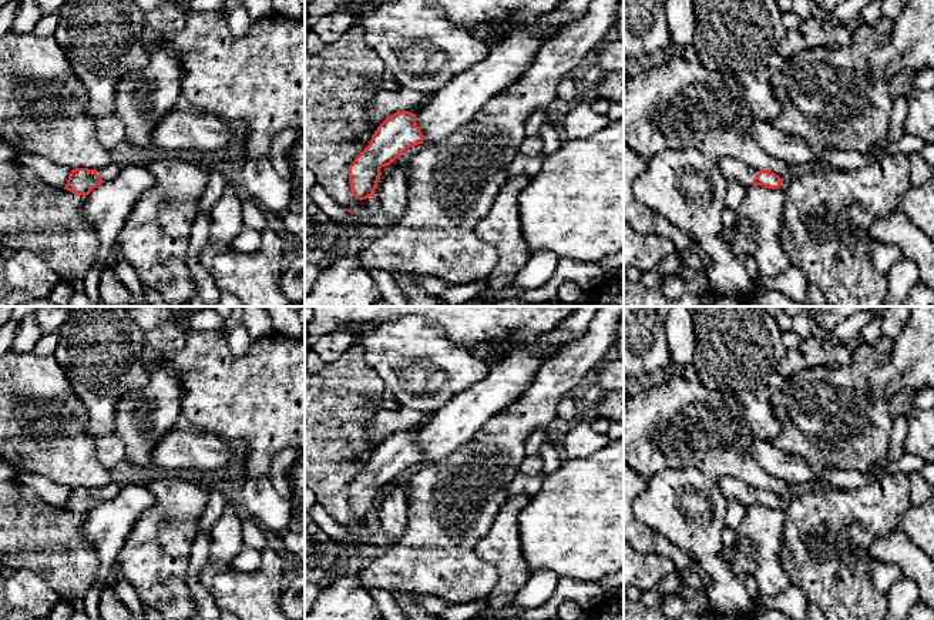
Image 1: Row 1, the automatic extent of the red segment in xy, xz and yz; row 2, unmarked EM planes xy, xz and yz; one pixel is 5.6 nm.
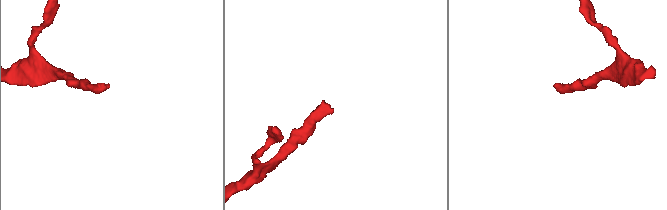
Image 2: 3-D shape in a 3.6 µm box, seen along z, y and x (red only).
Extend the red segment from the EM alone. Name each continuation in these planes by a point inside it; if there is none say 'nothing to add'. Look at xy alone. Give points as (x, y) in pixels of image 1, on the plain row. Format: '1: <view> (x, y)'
1: xy (111, 489)

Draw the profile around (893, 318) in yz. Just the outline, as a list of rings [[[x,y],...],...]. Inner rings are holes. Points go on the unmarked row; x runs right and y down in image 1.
[[[880,306],[883,336],[896,338],[908,324],[911,306]]]

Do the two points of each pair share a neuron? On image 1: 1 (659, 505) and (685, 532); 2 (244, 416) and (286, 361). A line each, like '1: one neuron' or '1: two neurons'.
1: one neuron
2: one neuron

